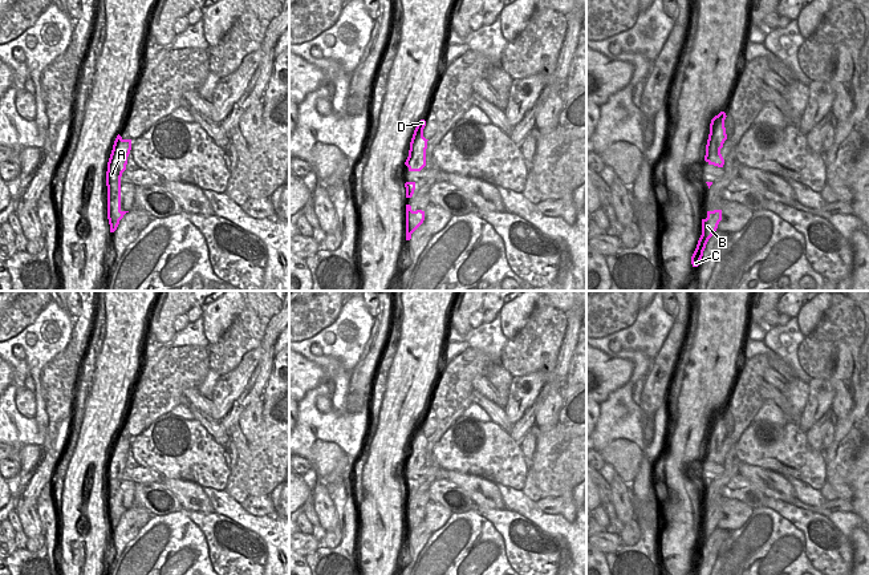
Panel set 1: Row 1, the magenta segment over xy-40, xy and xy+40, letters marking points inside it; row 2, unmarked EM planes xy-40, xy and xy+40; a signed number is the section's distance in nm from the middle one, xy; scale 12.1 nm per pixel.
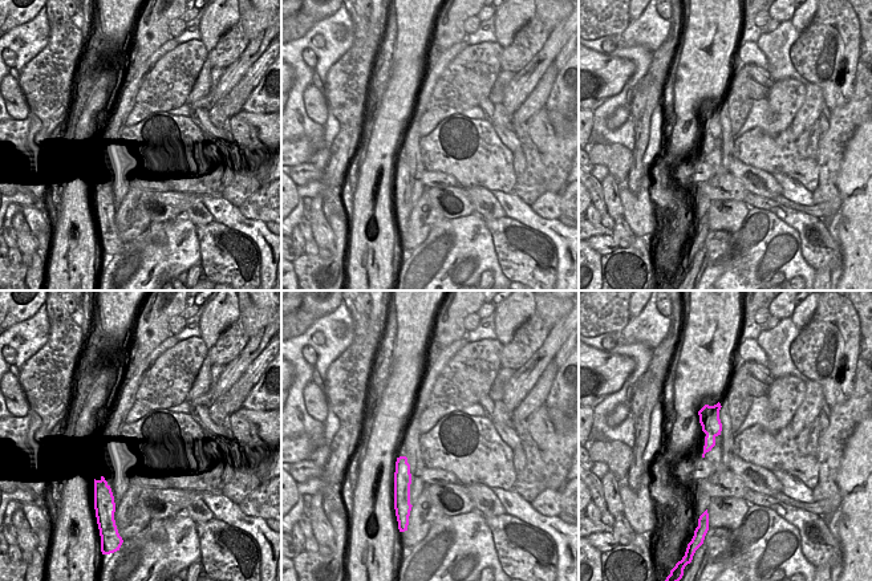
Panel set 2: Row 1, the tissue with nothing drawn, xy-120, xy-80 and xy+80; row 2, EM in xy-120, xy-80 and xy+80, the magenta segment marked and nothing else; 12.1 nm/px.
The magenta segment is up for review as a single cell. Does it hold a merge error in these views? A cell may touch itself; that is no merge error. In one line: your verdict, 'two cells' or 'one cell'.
two cells

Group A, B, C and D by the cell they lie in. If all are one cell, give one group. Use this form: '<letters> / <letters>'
A D / B C

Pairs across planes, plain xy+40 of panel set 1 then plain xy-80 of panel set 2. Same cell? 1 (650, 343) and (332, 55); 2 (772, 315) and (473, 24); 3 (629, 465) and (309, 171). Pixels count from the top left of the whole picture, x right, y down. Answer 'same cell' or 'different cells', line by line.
1: same cell
2: same cell
3: different cells

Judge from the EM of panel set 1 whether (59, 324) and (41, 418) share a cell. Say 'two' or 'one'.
one

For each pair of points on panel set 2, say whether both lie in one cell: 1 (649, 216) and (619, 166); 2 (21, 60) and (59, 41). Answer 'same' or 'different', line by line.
1: same
2: different

